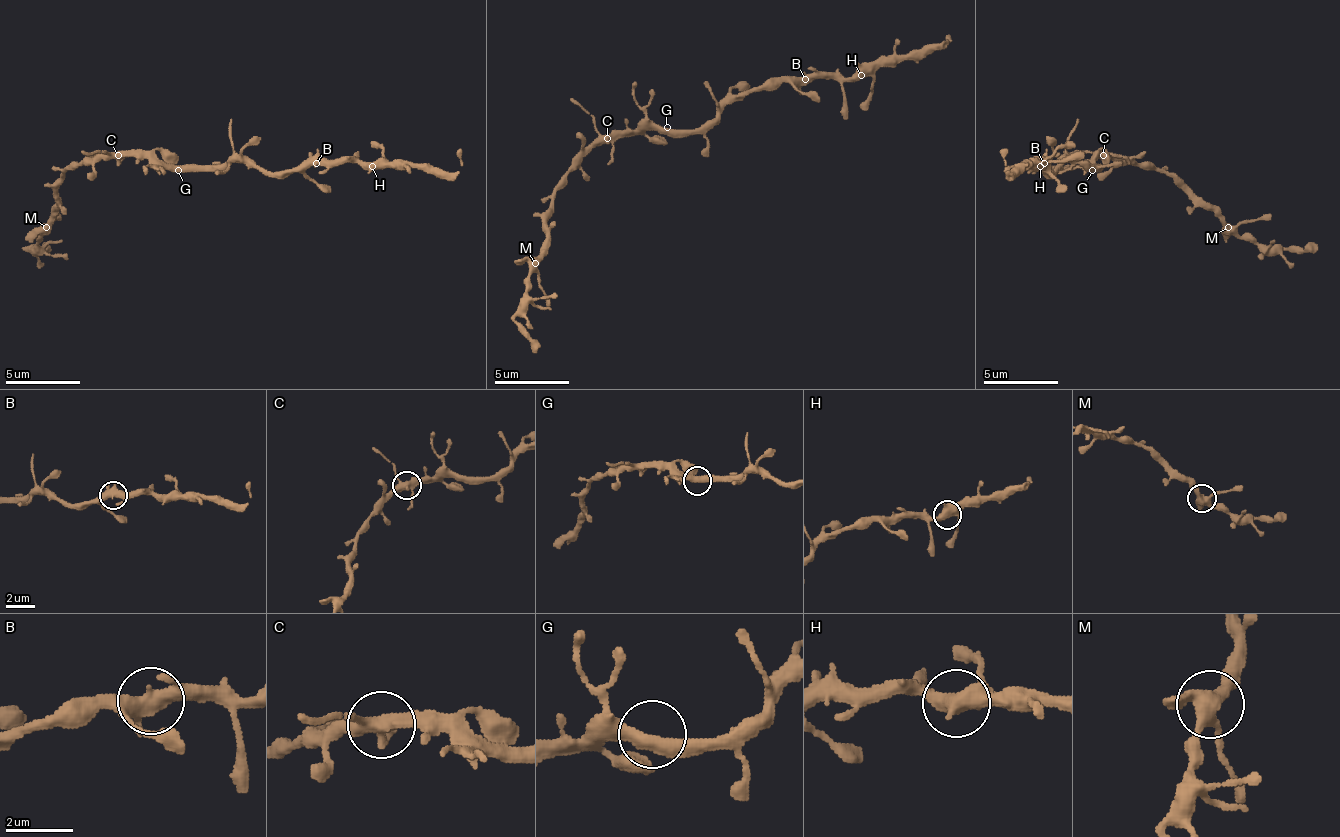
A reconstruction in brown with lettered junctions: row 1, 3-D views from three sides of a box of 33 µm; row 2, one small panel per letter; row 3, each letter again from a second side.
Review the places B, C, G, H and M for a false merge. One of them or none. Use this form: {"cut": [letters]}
{"cut": []}

